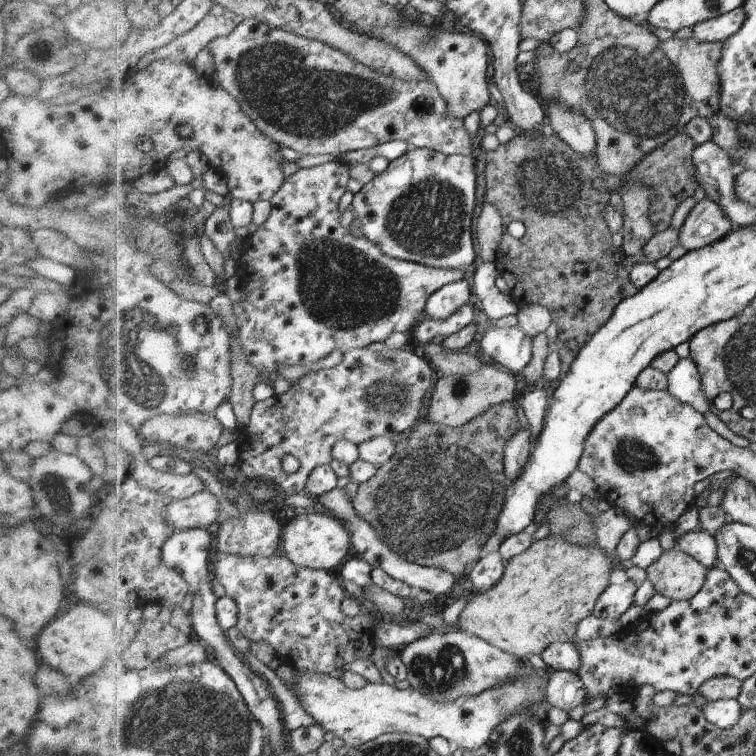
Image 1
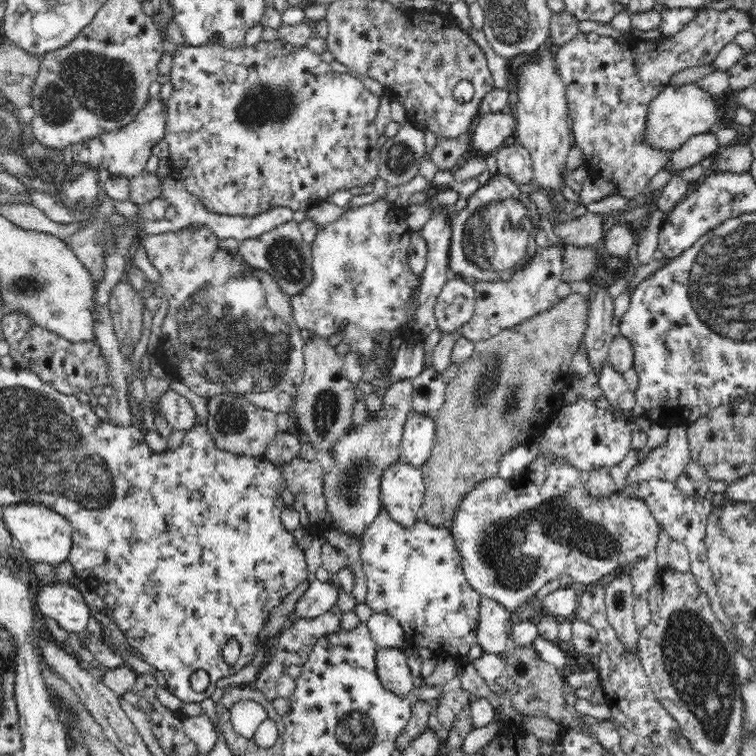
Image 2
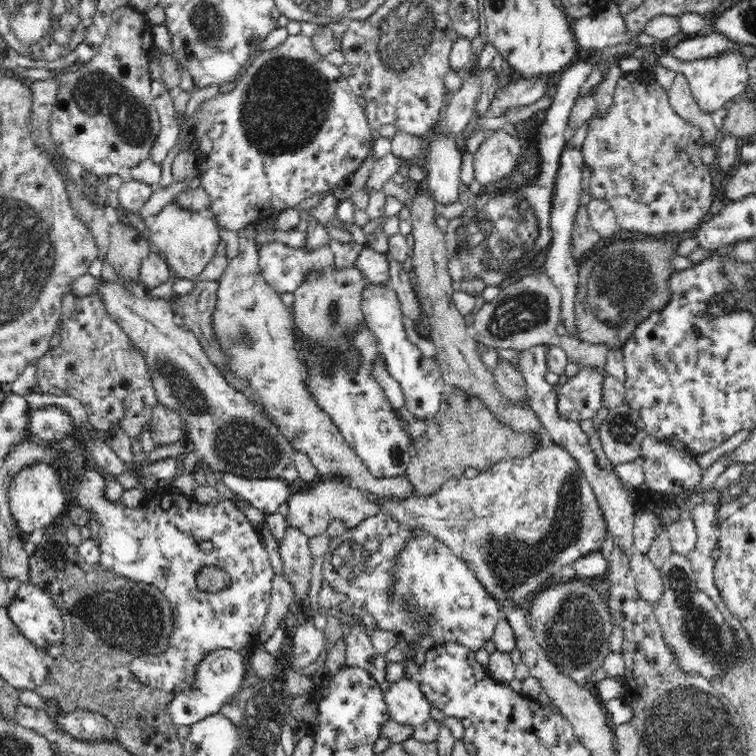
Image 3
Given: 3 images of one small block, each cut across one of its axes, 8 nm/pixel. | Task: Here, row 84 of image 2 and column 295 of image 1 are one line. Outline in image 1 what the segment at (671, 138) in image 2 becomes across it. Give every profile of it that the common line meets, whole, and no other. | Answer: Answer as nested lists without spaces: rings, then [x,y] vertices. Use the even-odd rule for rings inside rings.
[[[527,663],[526,672],[522,672],[517,677],[517,680],[510,684],[504,683],[503,685],[499,685],[498,687],[494,687],[493,689],[489,689],[488,691],[484,691],[481,695],[477,697],[469,697],[469,696],[461,696],[457,698],[454,702],[451,703],[439,703],[435,700],[431,699],[430,697],[426,696],[424,693],[421,693],[418,689],[412,688],[408,685],[388,685],[387,683],[368,683],[364,688],[354,690],[351,686],[348,686],[347,682],[343,682],[340,678],[330,677],[328,674],[317,673],[316,671],[311,671],[308,669],[298,670],[298,668],[294,668],[299,673],[298,682],[295,685],[289,686],[290,690],[295,692],[295,695],[300,698],[302,706],[320,723],[328,732],[334,732],[334,734],[340,738],[342,738],[348,746],[362,746],[366,744],[368,741],[374,740],[376,737],[386,733],[408,733],[408,734],[415,734],[423,736],[425,739],[434,738],[434,736],[443,736],[448,740],[451,744],[451,748],[461,748],[466,750],[478,749],[479,746],[482,746],[486,741],[489,740],[492,732],[496,729],[500,721],[503,721],[506,717],[512,716],[514,713],[523,713],[523,710],[526,709],[527,711],[531,710],[532,702],[535,699],[544,700],[546,696],[546,688],[547,682],[550,678],[550,668],[546,670],[543,669],[536,669],[532,667],[530,664]]]

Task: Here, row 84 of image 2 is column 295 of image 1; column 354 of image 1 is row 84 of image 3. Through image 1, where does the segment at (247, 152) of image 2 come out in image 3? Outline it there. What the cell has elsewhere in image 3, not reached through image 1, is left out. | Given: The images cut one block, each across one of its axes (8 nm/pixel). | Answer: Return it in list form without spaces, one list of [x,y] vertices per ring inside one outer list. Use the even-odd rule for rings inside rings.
[[[298,33],[273,50],[254,54],[232,90],[200,102],[179,152],[196,159],[197,186],[210,198],[221,227],[238,231],[252,218],[271,218],[304,198],[326,197],[336,186],[347,184],[362,162],[373,155],[372,129],[346,76],[316,50],[311,38]]]

